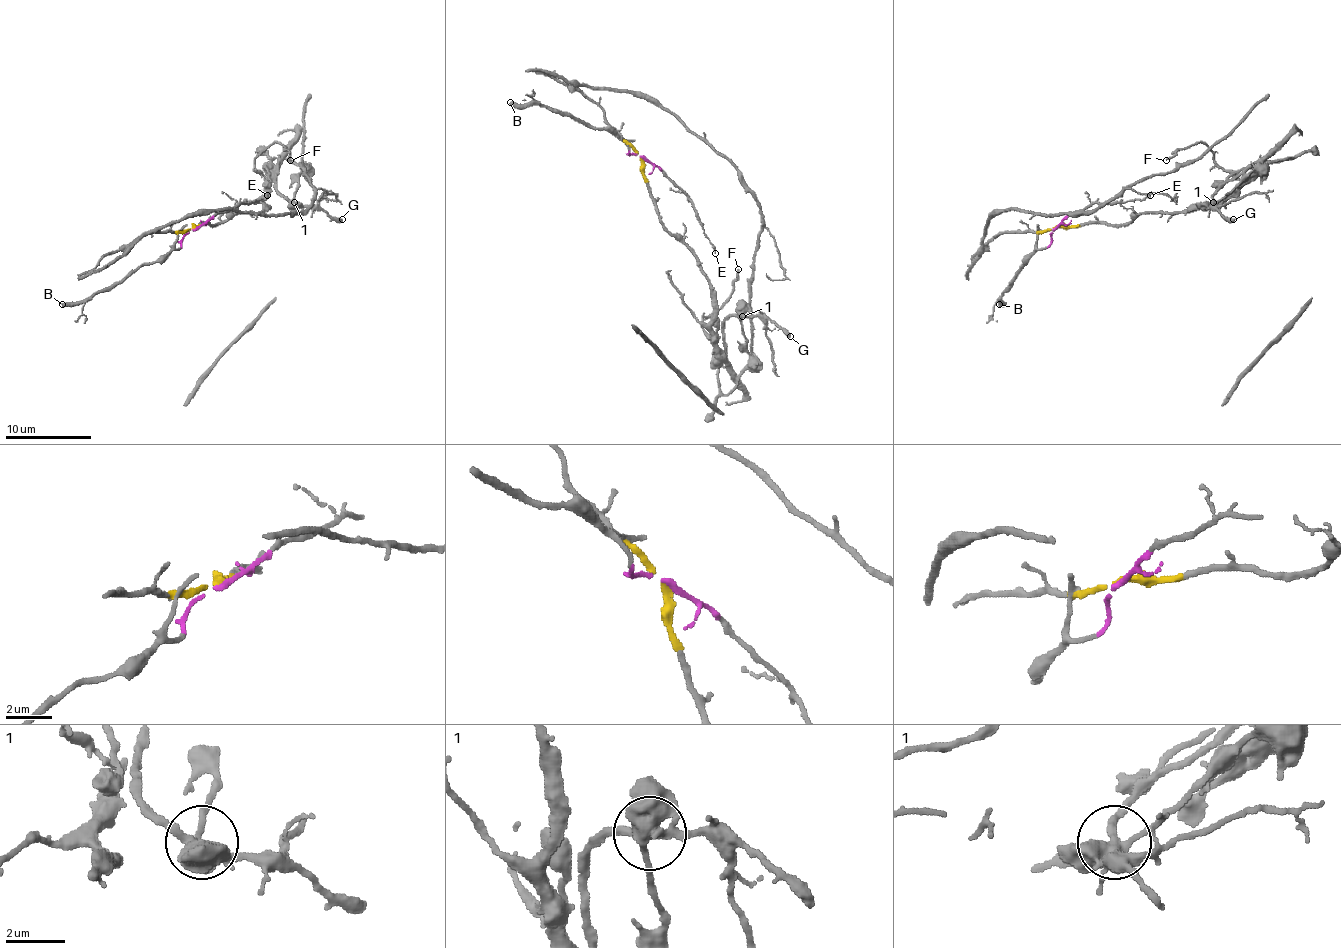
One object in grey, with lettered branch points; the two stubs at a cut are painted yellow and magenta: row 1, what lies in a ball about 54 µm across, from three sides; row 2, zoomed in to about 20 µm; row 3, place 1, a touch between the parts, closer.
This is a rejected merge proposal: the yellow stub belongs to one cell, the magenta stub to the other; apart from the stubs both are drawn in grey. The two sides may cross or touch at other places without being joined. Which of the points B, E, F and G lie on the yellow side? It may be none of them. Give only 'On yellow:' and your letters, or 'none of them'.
On yellow: F, G

